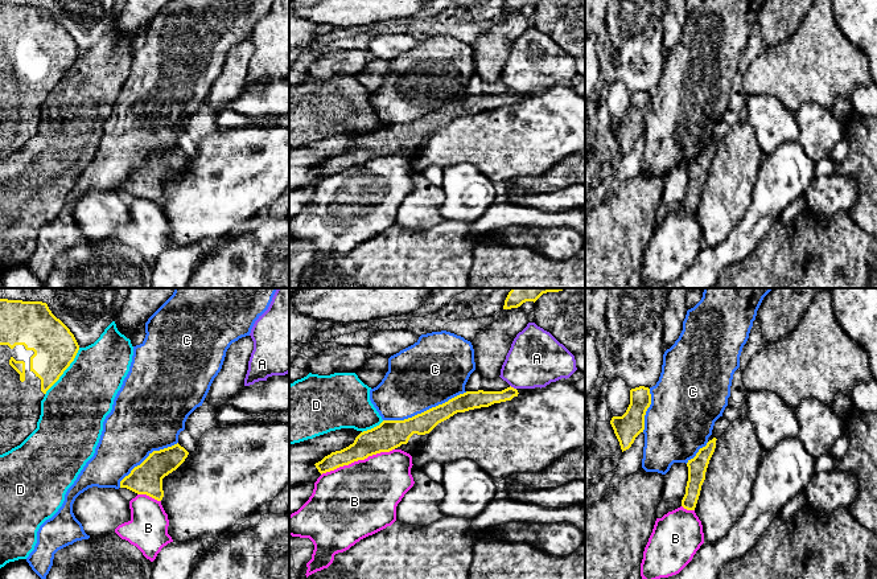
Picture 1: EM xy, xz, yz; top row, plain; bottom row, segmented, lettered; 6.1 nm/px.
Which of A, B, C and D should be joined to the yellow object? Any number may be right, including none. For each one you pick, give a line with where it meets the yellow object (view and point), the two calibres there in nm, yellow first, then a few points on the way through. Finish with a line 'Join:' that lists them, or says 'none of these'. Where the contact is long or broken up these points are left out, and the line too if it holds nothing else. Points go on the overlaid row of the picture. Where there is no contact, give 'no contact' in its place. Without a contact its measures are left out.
Join: none of these

